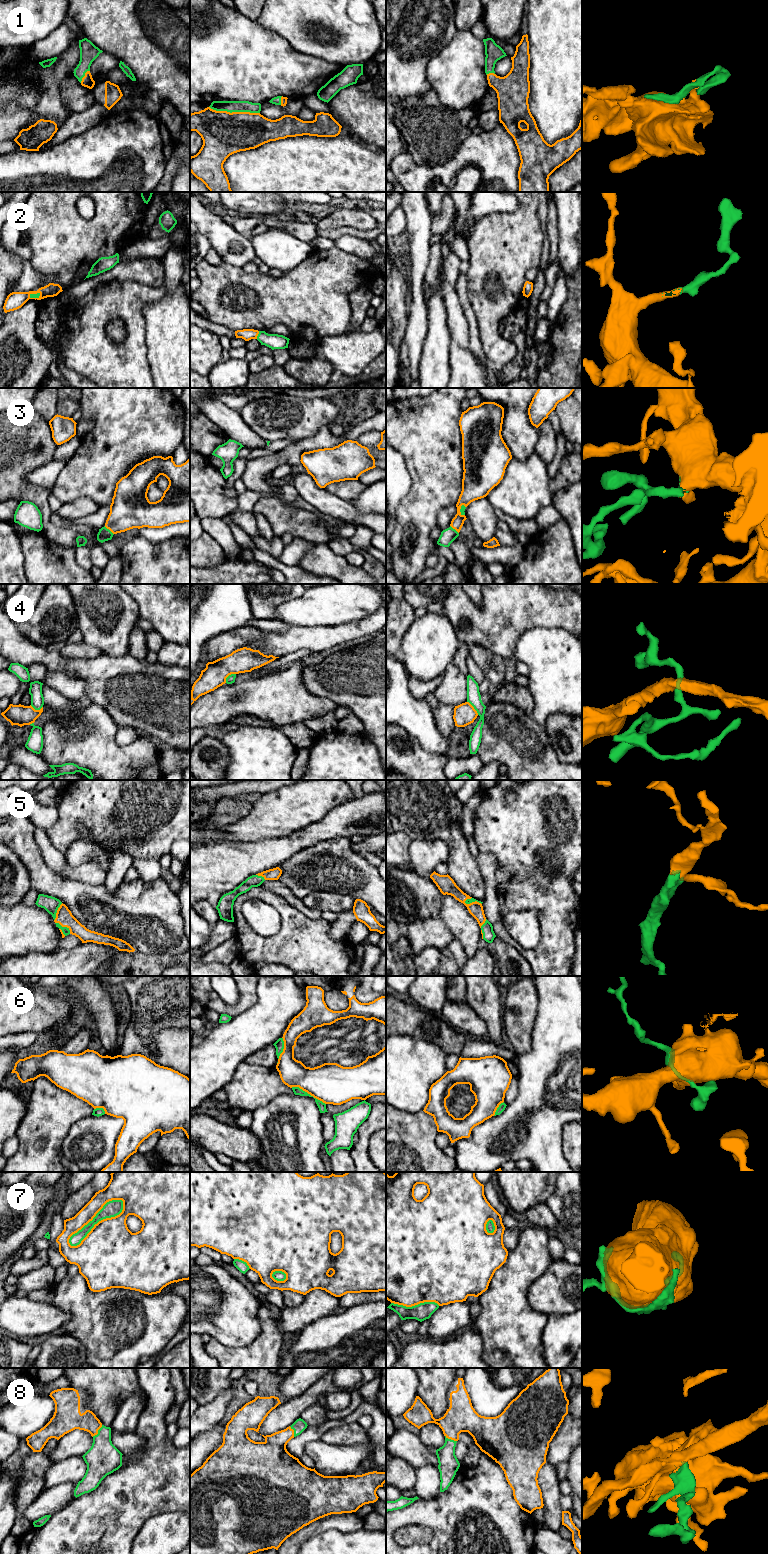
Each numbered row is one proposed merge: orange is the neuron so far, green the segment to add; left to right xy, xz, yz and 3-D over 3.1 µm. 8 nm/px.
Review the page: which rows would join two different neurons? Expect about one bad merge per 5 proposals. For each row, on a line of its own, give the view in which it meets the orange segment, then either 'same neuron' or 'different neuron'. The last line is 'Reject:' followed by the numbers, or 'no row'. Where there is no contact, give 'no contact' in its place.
1: meets orange in xz; same neuron
2: meets orange in xz; same neuron
3: meets orange in xy; same neuron
4: meets orange in xz; different neuron
5: meets orange in xy; same neuron
6: meets orange in xz; different neuron
7: meets orange in xy; different neuron
8: meets orange in xy; same neuron
Reject: 4, 6, 7

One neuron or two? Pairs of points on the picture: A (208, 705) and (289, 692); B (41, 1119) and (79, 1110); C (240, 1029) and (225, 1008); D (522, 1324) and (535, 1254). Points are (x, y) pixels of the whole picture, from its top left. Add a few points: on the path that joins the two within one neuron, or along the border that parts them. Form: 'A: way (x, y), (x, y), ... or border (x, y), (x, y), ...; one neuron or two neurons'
A: way (228, 704), (239, 703), (246, 697), (269, 697); one neuron
B: way (50, 1114), (55, 1110), (70, 1110); one neuron
C: border (252, 1005), (232, 1017); two neurons
D: way (519, 1307), (520, 1271); one neuron

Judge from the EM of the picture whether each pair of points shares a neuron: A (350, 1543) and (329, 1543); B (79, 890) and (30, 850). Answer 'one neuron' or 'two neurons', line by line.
A: one neuron
B: one neuron

